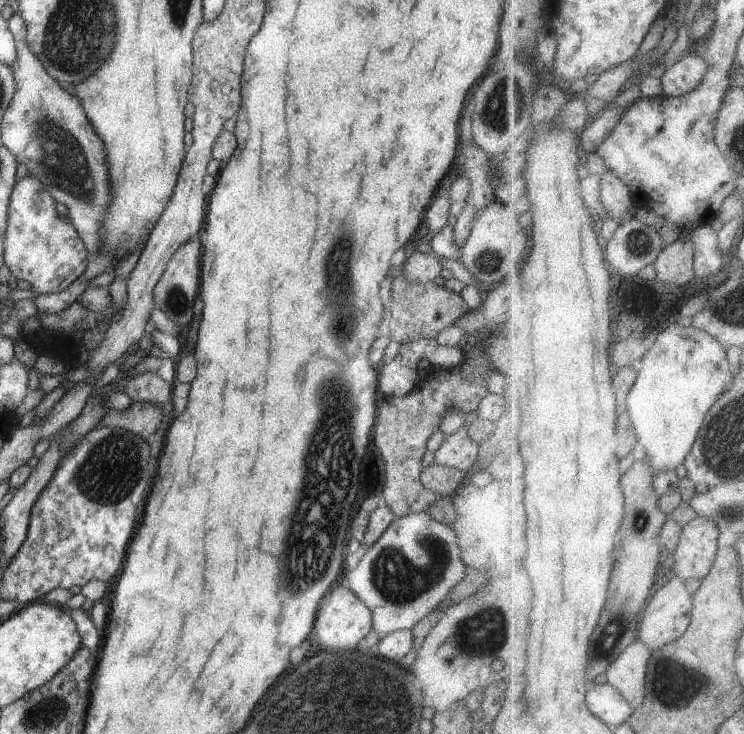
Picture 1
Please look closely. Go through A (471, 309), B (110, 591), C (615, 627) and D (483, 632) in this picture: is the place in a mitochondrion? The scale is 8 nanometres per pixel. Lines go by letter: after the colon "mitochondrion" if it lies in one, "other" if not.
A: other
B: other
C: mitochondrion
D: mitochondrion

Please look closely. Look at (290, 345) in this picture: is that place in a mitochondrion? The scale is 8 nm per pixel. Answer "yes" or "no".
no

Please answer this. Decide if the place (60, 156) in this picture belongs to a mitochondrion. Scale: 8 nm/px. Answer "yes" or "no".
yes

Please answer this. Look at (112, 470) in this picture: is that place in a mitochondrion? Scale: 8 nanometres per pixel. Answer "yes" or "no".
yes

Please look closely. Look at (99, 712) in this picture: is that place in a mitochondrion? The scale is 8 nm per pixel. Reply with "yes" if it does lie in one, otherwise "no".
no

